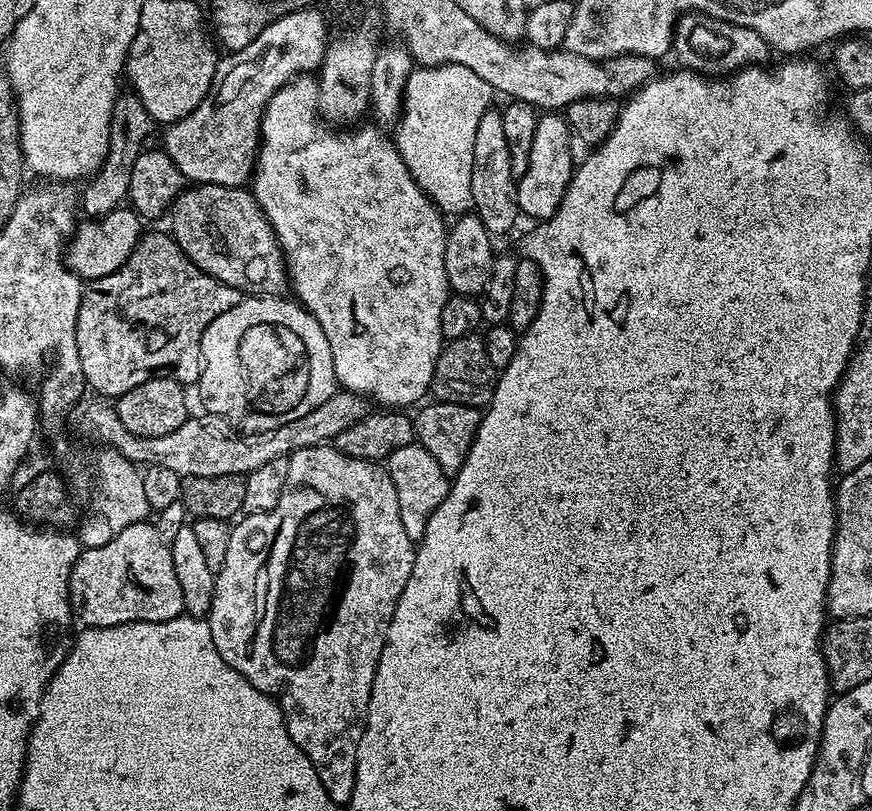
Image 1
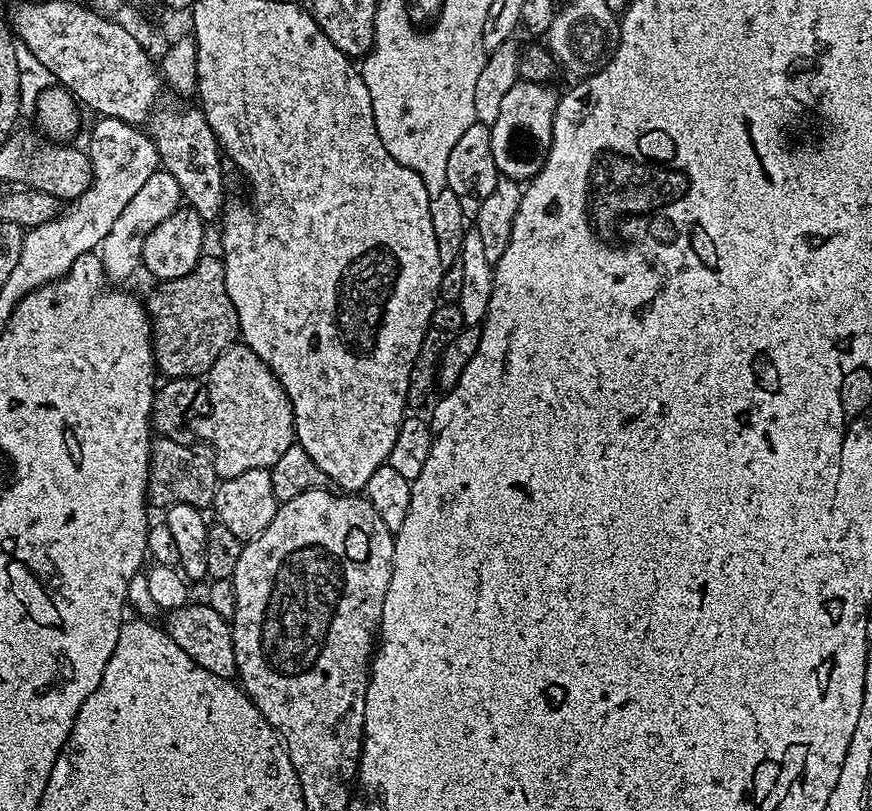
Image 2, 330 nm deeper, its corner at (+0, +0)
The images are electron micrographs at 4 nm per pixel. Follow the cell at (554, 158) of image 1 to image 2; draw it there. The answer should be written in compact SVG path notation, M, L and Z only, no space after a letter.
M517 79L516 84L506 90L506 98L502 98L502 106L498 106L498 118L494 118L490 126L494 166L501 177L527 182L542 170L552 145L552 127L558 99L558 92L554 89L546 84Z

